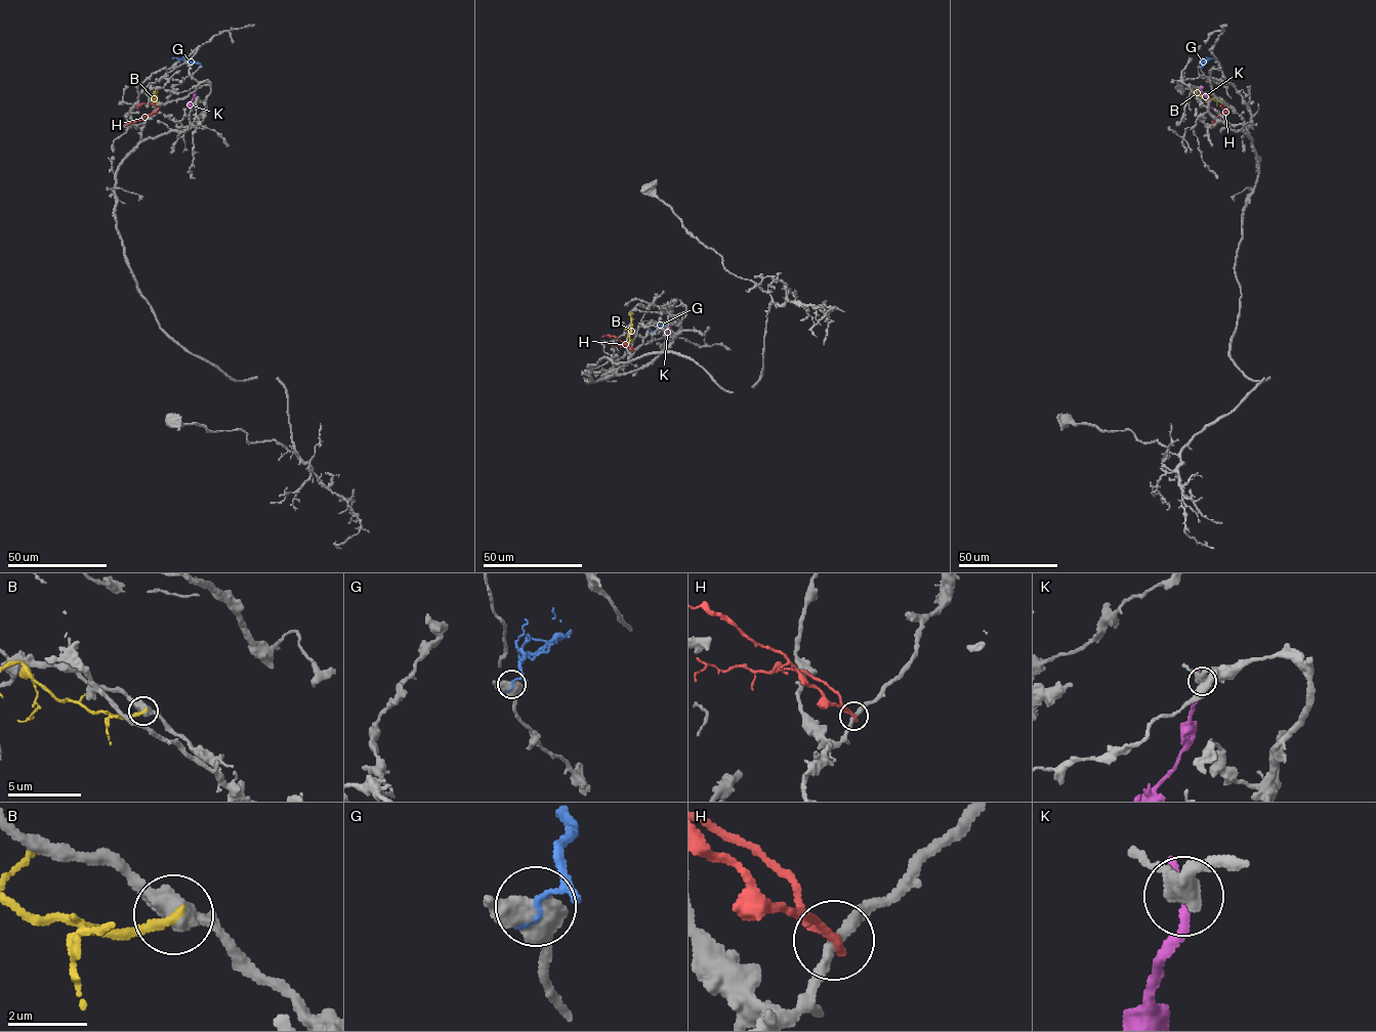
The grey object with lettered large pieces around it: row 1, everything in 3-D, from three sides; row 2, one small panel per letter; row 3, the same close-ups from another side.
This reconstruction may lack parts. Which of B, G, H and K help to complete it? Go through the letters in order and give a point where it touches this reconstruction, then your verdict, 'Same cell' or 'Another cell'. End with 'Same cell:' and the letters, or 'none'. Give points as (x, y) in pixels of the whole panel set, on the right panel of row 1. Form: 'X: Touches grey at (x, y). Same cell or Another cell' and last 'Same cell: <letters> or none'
B: Touches grey at (1221, 100). Another cell
G: Touches grey at (1200, 67). Another cell
H: Touches grey at (1228, 106). Another cell
K: Touches grey at (1201, 88). Another cell
Same cell: none

